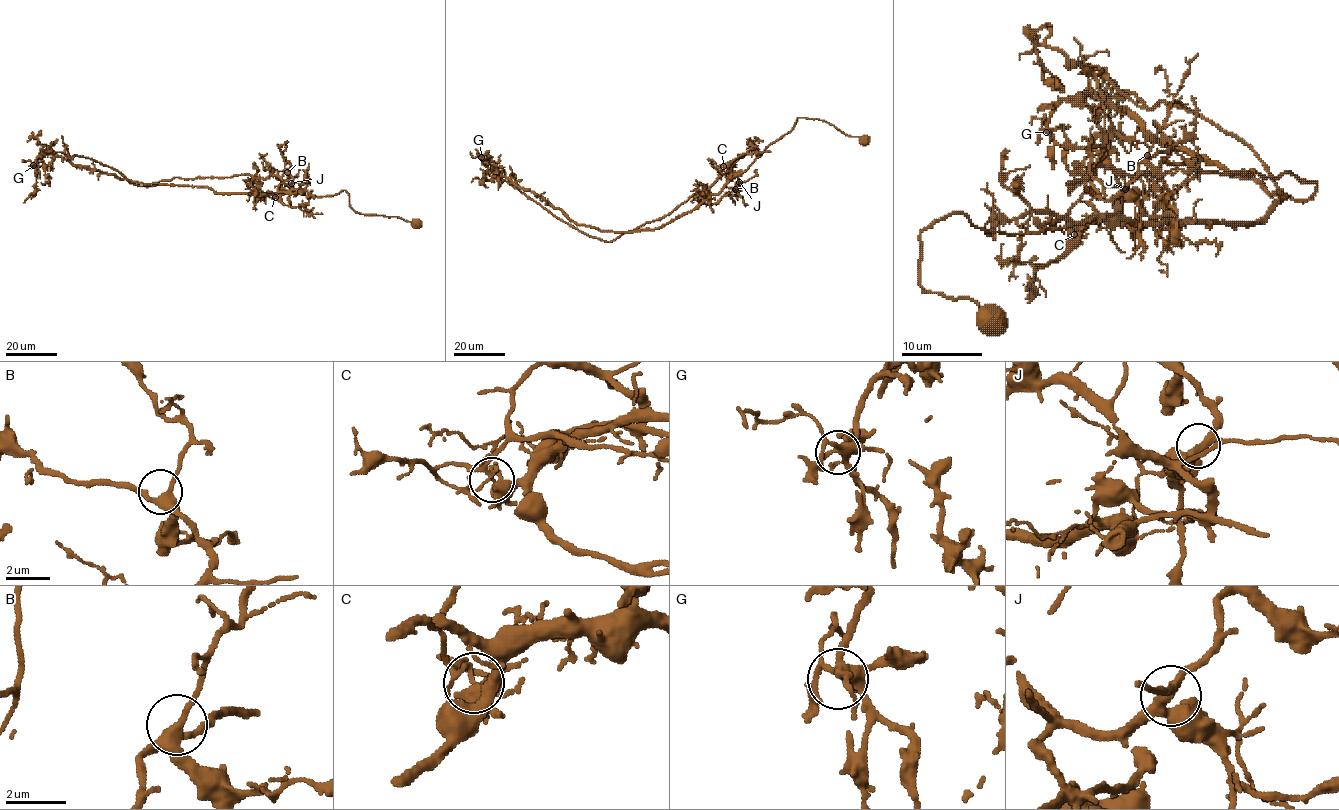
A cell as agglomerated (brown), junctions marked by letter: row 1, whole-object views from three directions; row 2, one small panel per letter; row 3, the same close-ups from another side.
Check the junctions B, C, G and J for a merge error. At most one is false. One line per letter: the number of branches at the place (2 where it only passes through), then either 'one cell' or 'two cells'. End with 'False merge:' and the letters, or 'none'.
B: branches 4; one cell
C: branches 5; two cells
G: branches 6; one cell
J: branches 4; one cell
False merge: C

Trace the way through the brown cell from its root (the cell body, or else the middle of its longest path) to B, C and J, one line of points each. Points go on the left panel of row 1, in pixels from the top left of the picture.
B: (416, 222), (357, 213), (345, 190), (322, 196), (297, 193), (289, 186), (293, 179), (287, 172)
C: (416, 222), (396, 217), (357, 213), (350, 206), (345, 190), (322, 196), (286, 190), (275, 196)
J: (416, 222), (357, 213), (345, 190), (313, 196), (294, 191), (291, 183)

